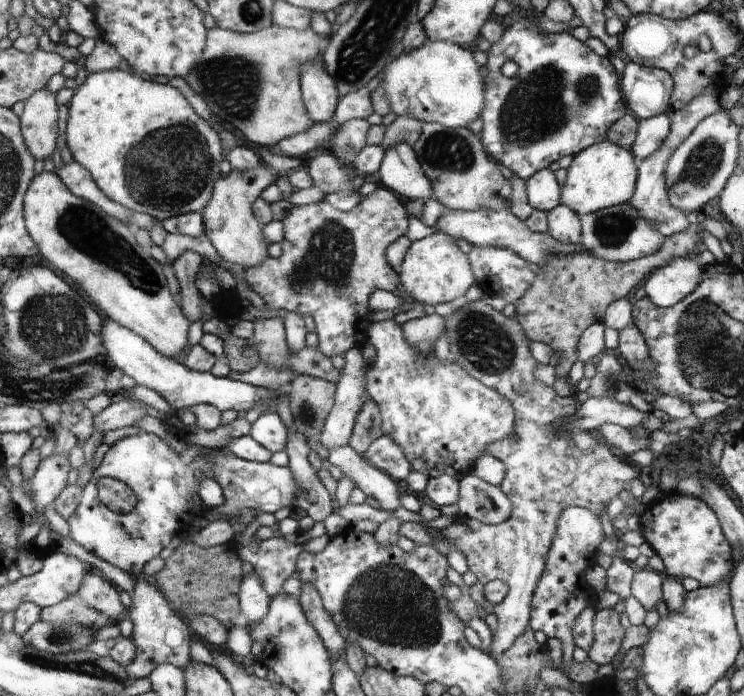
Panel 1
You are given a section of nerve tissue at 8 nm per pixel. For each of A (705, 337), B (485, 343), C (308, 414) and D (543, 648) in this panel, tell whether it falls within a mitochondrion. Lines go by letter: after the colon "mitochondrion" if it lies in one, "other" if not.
A: mitochondrion
B: mitochondrion
C: mitochondrion
D: other

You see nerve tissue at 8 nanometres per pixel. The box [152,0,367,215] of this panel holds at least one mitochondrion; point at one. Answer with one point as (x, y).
(232, 85)

